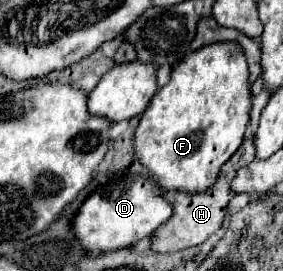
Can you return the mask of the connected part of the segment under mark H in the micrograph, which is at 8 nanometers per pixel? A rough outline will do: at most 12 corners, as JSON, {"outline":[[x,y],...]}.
{"outline":[[246,138],[204,194],[164,192],[174,212],[150,248],[178,252],[220,230],[230,182],[254,160]]}

